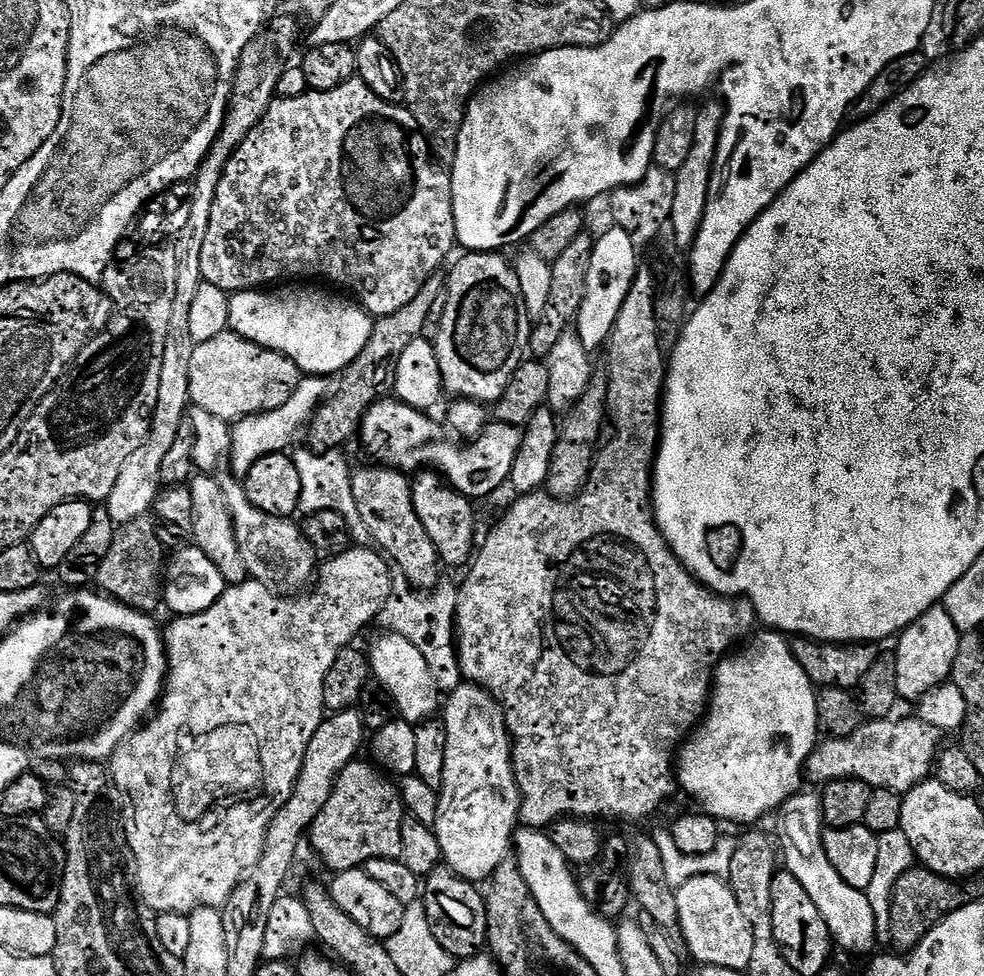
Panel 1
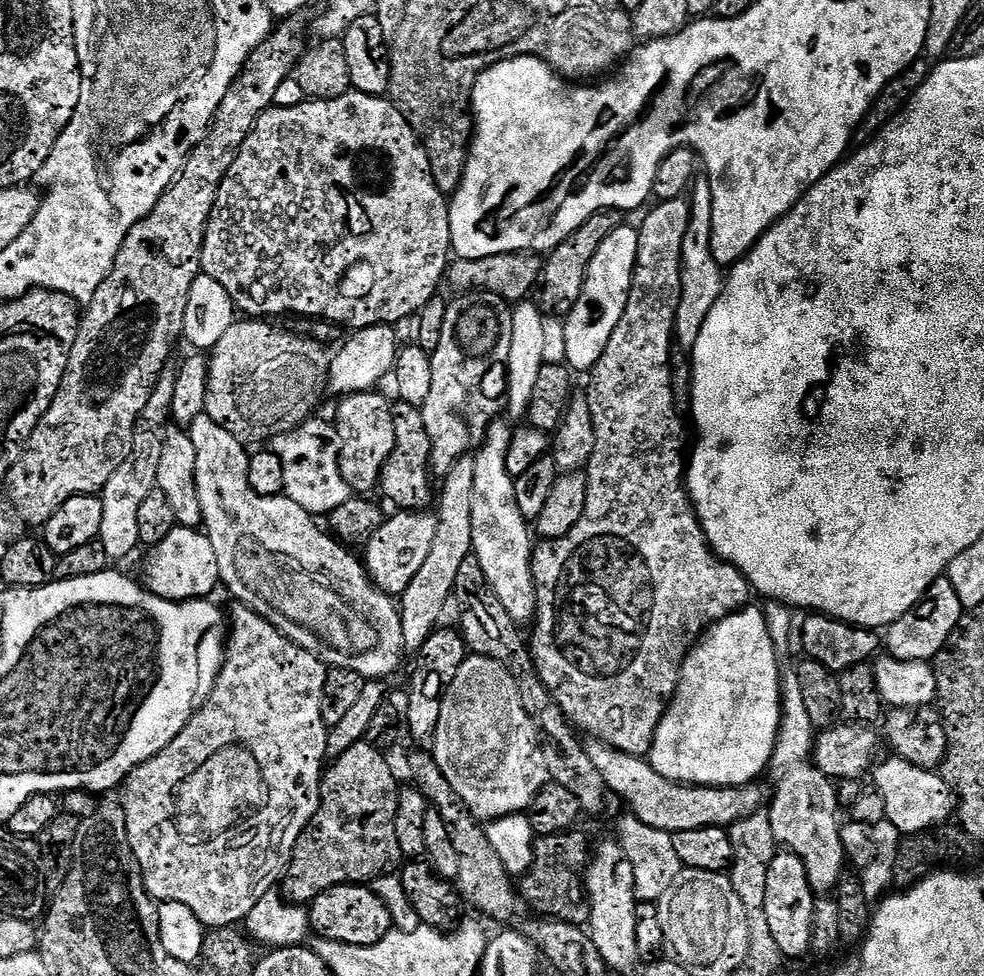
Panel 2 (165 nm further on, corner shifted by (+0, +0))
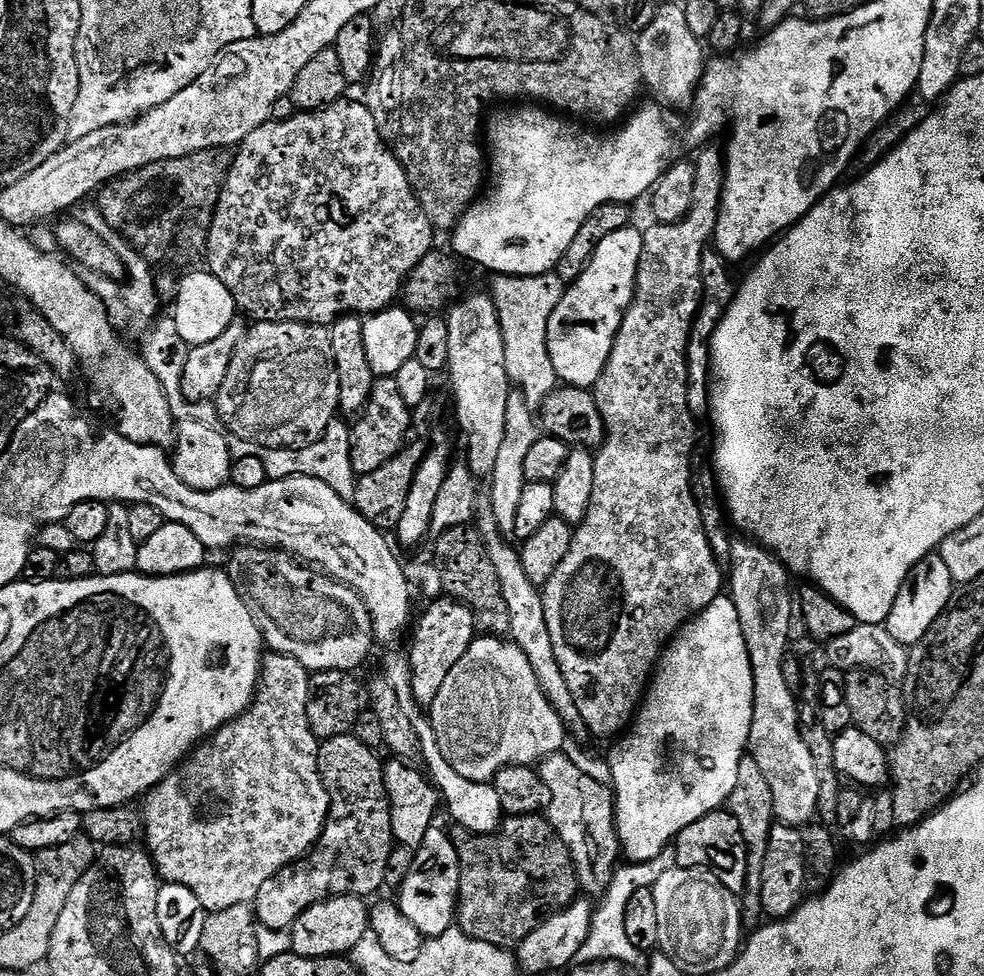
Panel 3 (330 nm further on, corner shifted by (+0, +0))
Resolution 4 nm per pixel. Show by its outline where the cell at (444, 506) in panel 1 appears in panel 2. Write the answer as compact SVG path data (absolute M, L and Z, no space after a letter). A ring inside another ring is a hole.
M397 403L392 409L394 420L394 431L397 434L397 444L394 446L393 453L390 454L389 460L386 461L384 468L381 470L379 478L379 491L384 491L384 496L395 507L400 510L424 510L429 507L428 503L433 503L434 488L432 492L432 483L434 477L432 475L432 463L430 462L430 450L432 443L430 442L430 434L426 434L426 422L422 418L420 408L414 404Z

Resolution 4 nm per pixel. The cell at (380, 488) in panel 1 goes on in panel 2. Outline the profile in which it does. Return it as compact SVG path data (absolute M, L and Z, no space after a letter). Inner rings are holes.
M378 390L370 392L355 392L343 396L334 416L336 430L342 442L339 454L339 470L346 484L353 493L369 495L379 485L381 470L397 444L397 434L394 431L393 403Z

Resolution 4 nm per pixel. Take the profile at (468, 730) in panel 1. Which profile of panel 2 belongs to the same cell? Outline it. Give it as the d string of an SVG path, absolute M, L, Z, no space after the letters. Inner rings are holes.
M469 655L462 662L454 682L446 685L442 718L438 718L434 755L442 774L446 774L446 782L450 782L454 790L458 790L458 798L466 802L466 806L481 822L527 813L538 790L549 783L540 731L536 729L536 723L532 721L530 714L526 714L526 706L522 702L522 694L518 692L514 674L494 658Z

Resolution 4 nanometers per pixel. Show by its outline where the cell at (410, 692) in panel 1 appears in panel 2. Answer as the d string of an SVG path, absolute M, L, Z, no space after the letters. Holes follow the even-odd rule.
M207 414L194 418L190 429L190 435L194 442L194 454L196 455L196 485L198 486L198 502L202 502L202 525L203 531L208 537L210 546L214 546L214 550L218 554L218 570L220 571L220 584L228 587L228 592L233 596L233 601L245 604L250 610L254 610L262 618L266 618L266 622L270 622L280 632L281 636L290 638L298 646L302 646L302 650L310 650L310 654L319 656L325 665L333 668L345 668L346 670L354 670L359 676L363 676L368 680L380 680L384 676L392 676L400 668L400 663L406 657L406 649L404 647L404 631L402 630L402 622L400 621L400 609L397 601L393 597L388 596L381 588L377 588L372 582L372 577L368 574L368 569L364 567L359 555L351 556L349 549L341 544L335 536L329 534L323 527L319 528L315 524L317 522L314 516L309 513L298 502L291 501L288 496L281 494L278 496L260 496L252 489L248 481L248 458L249 449L241 444L238 438L234 438L234 434L230 434L230 430L222 430L222 426L218 426L218 422L214 422Z

